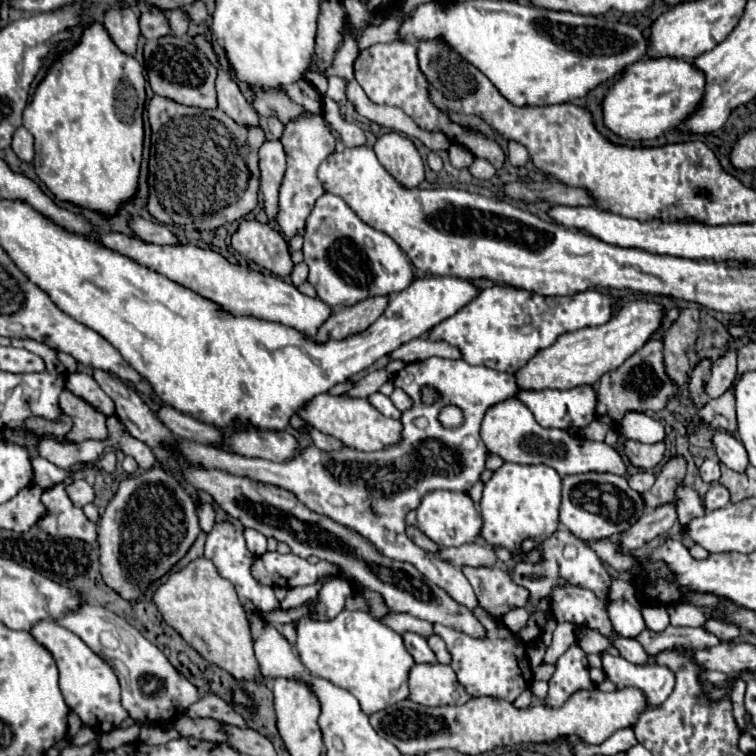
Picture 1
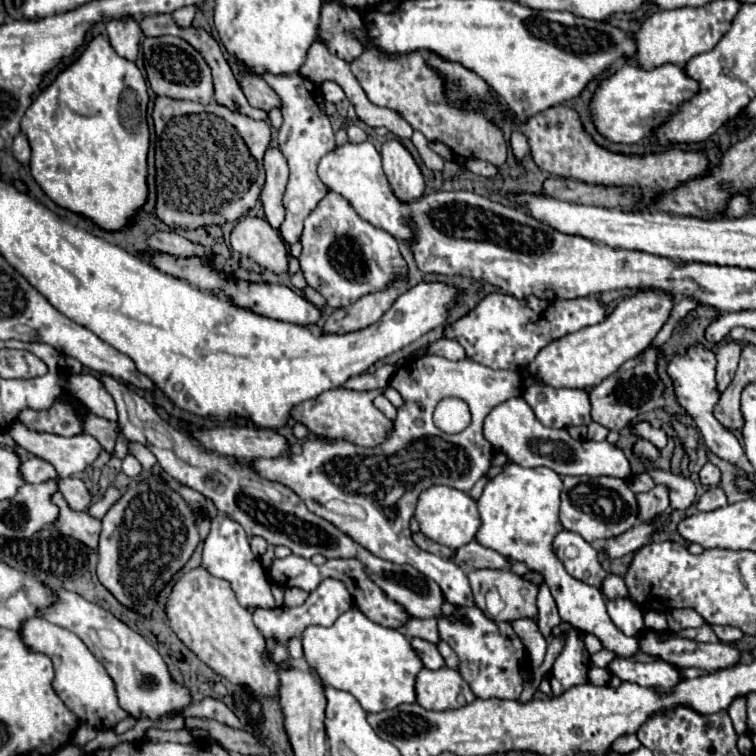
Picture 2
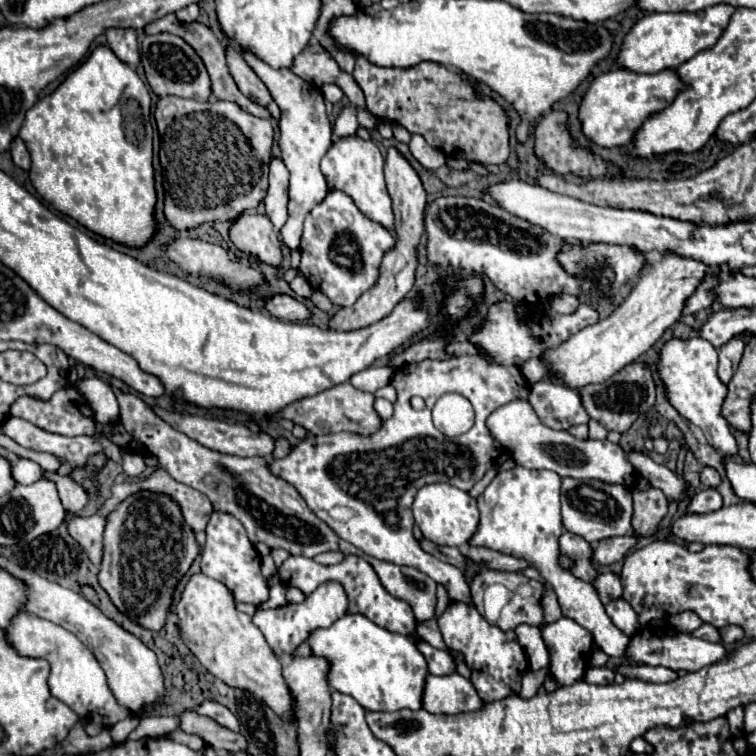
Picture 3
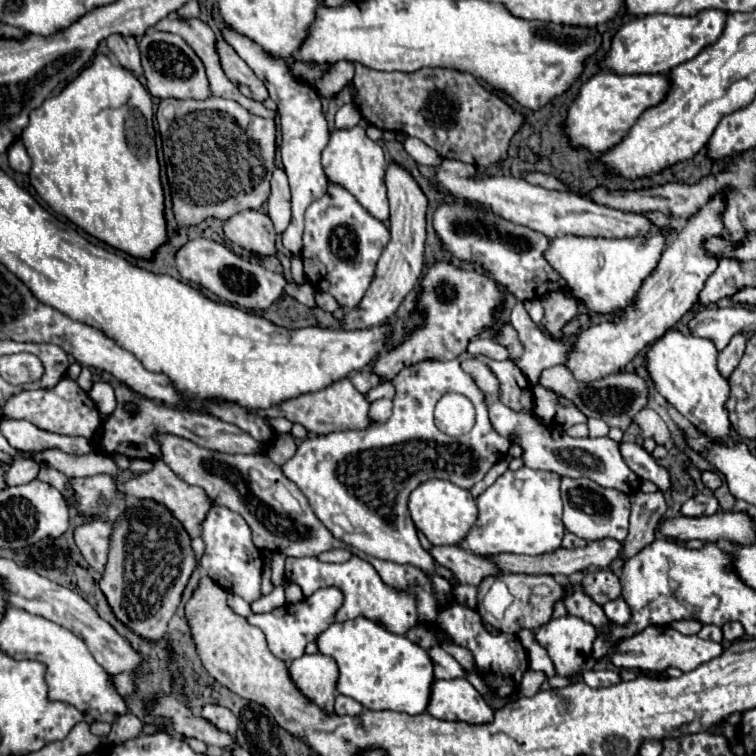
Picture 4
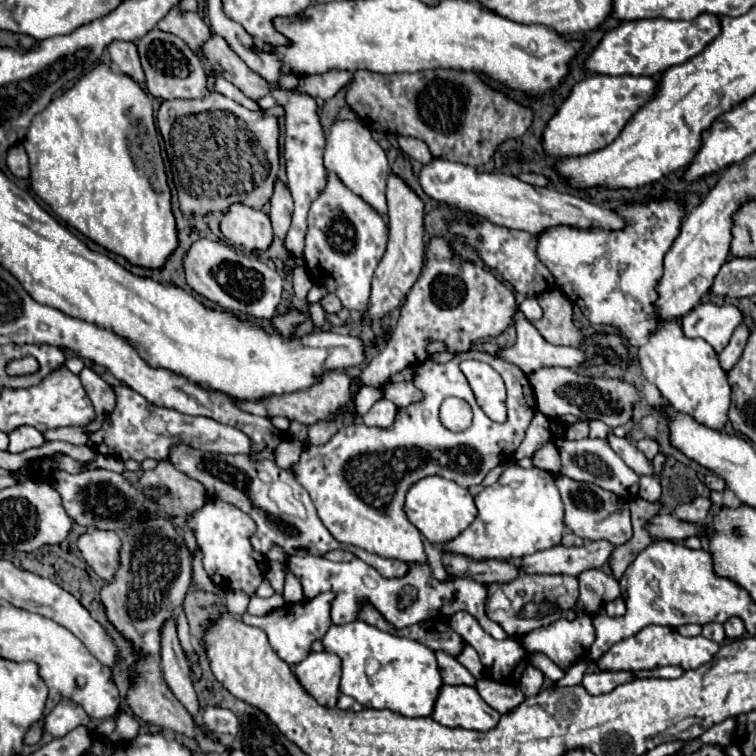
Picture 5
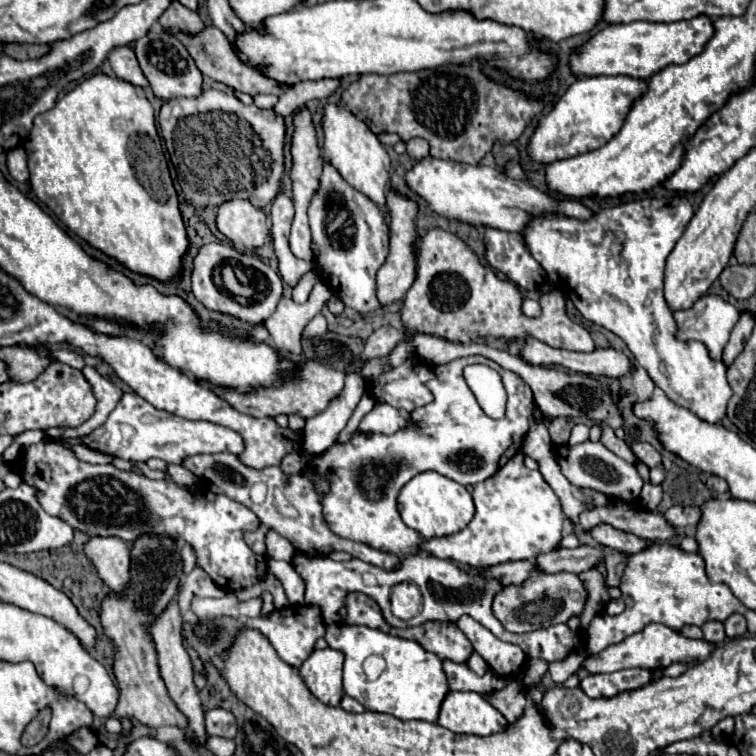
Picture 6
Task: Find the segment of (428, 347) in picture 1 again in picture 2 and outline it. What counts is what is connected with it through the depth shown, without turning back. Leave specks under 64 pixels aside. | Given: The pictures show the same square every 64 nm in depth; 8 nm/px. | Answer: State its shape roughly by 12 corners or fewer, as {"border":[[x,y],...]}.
{"border":[[448,338],[424,346],[426,354],[462,360],[464,348]]}

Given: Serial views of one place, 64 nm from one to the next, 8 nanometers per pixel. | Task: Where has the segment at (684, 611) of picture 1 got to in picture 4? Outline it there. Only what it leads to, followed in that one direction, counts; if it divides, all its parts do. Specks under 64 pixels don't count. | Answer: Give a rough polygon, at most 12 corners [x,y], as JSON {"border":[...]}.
{"border":[[674,620],[670,626],[682,634],[698,634],[698,620]]}

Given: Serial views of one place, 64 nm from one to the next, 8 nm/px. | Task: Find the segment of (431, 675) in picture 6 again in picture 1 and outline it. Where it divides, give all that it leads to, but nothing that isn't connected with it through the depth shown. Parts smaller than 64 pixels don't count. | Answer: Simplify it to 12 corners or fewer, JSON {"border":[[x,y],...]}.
{"border":[[368,612],[296,622],[310,674],[368,716],[408,698],[414,664]]}

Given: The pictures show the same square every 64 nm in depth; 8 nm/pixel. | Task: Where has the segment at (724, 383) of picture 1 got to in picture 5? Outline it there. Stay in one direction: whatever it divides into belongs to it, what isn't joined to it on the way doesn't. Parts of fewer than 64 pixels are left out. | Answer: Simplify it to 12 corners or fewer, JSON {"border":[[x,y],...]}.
{"border":[[748,328],[734,330],[728,346],[718,354],[728,372],[742,356]]}

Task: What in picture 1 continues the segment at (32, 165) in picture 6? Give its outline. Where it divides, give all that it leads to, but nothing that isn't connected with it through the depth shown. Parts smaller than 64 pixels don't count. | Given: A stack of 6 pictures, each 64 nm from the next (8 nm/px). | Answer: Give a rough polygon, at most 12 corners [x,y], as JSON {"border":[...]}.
{"border":[[100,22],[54,58],[22,126],[58,200],[136,194],[142,66]]}

